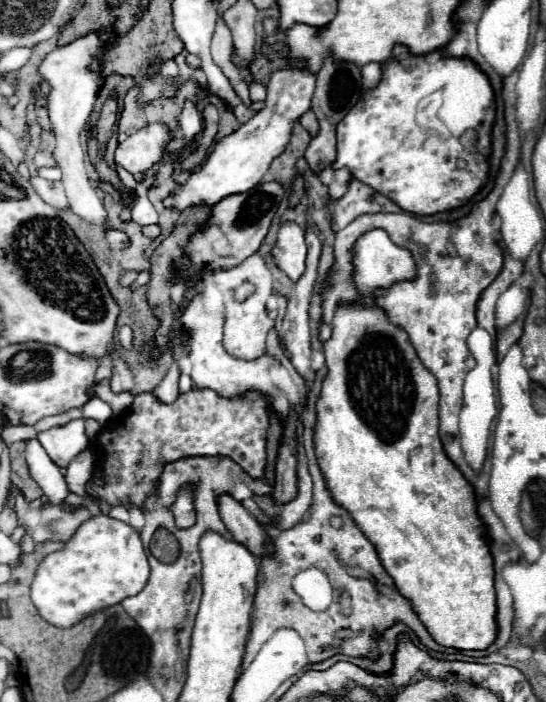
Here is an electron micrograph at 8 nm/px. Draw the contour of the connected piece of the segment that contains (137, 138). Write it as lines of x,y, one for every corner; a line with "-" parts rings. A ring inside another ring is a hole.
151,123
129,135
125,141
119,141
115,149
115,165
127,169
135,181
143,181
147,169
155,167
165,157
169,141
169,127
165,123

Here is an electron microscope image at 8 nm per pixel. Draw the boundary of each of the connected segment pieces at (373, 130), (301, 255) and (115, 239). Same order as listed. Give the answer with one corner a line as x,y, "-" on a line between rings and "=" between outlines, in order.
399,45
393,51
393,59
387,61
383,65
383,77
381,83
375,89
369,89
357,103
357,107
353,107
353,111
349,111
349,115
345,115
345,119
337,125
337,157
333,161
333,169
339,167
349,167
351,173
367,183
369,187
373,187
375,191
383,193
385,197
389,197
391,201
395,201
403,211
407,213
415,213
415,215
433,215
439,211
447,211
459,205
465,205
485,183
489,177
489,163
487,157
491,153
491,127
495,121
495,101
493,101
493,89
489,85
489,79
479,71
479,67
469,61
469,59
437,59
435,63
427,63
425,57
415,57
407,51
407,47
=
285,221
279,225
277,241
271,249
273,263
291,279
297,281
305,271
305,229
295,221
=
107,229
107,241
109,241
111,251
121,251
129,243
129,239
123,231
113,231
113,229

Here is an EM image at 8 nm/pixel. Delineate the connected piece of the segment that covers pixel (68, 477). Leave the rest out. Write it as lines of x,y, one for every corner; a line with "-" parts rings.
85,449
77,459
73,459
65,471
65,481
67,481
67,487
81,495
86,499
91,499
91,496
88,494
87,481
91,479
93,475
93,467
95,467
95,453
93,449

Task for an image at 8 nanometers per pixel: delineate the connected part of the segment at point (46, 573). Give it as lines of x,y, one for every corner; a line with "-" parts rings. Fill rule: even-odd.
109,515
87,519
65,541
61,551
49,553
31,583
31,601
39,615
55,627
73,627
81,619
137,595
149,579
149,563
139,533

